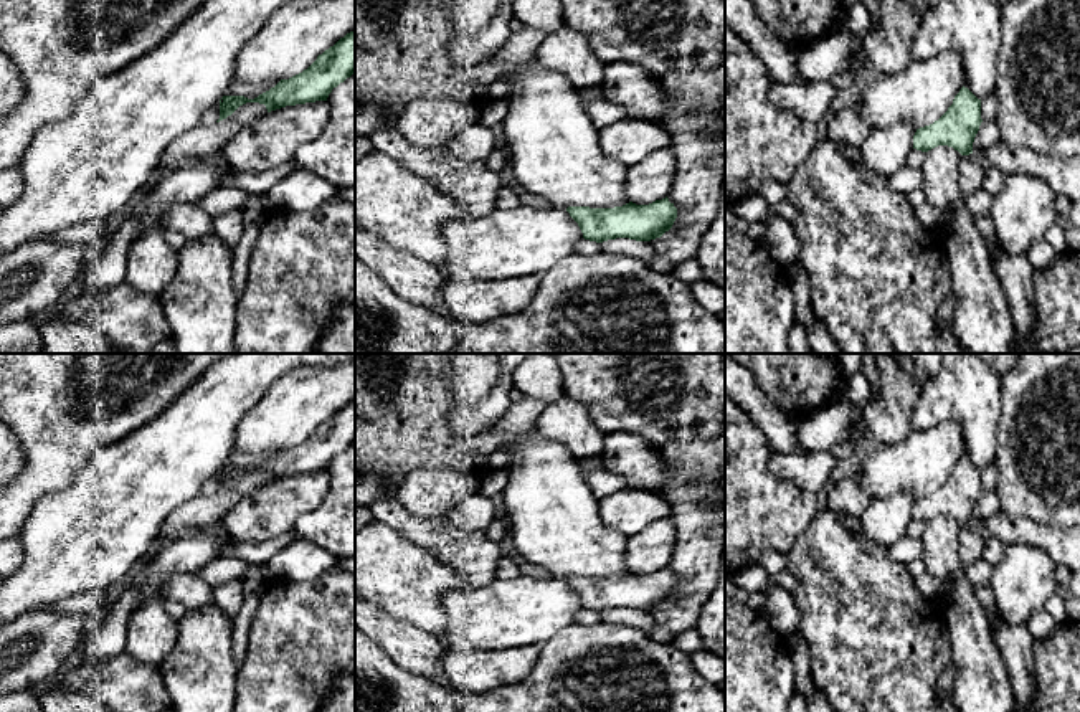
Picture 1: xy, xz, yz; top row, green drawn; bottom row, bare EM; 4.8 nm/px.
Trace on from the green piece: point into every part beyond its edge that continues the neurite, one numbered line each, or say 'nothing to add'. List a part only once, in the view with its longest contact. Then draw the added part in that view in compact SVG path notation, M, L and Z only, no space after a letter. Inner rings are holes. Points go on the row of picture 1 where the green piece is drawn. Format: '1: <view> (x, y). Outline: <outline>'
nothing to add

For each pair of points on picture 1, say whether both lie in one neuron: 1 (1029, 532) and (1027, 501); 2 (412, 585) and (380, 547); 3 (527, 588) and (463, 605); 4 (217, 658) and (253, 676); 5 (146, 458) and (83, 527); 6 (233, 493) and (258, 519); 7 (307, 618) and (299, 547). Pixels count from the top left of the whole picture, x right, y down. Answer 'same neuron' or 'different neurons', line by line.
1: different neurons
2: same neuron
3: same neuron
4: different neurons
5: same neuron
6: different neurons
7: different neurons

